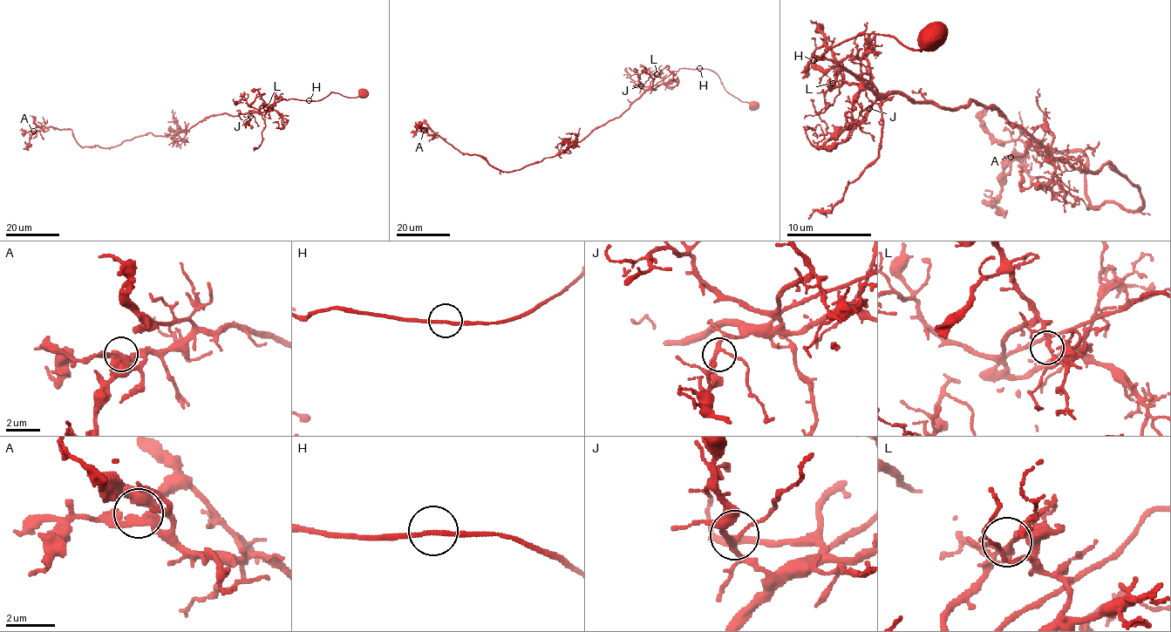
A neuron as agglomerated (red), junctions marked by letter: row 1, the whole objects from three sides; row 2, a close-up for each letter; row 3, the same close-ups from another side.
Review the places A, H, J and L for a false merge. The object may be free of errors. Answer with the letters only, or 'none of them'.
none of them

